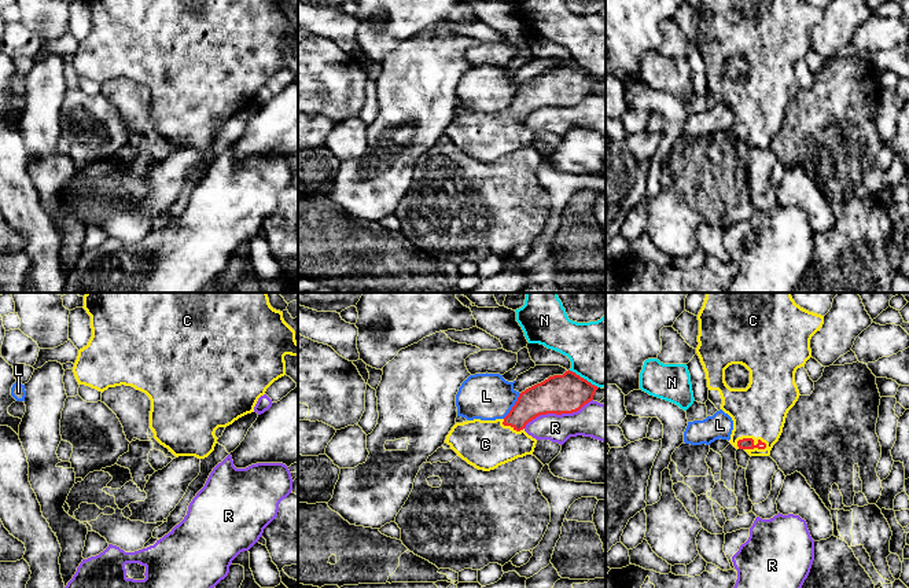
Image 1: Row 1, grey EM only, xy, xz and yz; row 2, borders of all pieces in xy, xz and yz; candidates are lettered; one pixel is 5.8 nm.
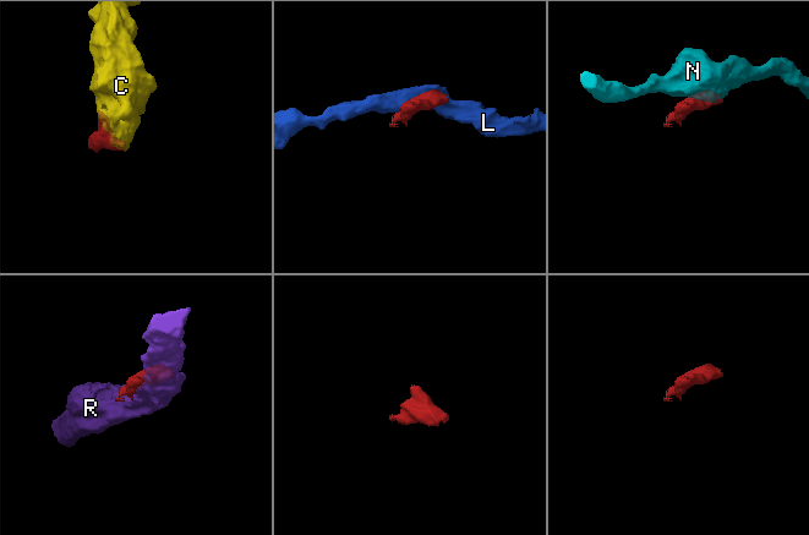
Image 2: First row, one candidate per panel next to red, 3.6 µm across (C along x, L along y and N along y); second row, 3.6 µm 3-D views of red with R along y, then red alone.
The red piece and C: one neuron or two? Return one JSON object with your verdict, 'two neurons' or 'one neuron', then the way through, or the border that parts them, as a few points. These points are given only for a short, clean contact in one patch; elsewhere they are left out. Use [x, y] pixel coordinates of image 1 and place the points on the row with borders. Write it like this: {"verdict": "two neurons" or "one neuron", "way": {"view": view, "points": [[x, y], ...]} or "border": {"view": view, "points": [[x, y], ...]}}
{"verdict": "one neuron"}

